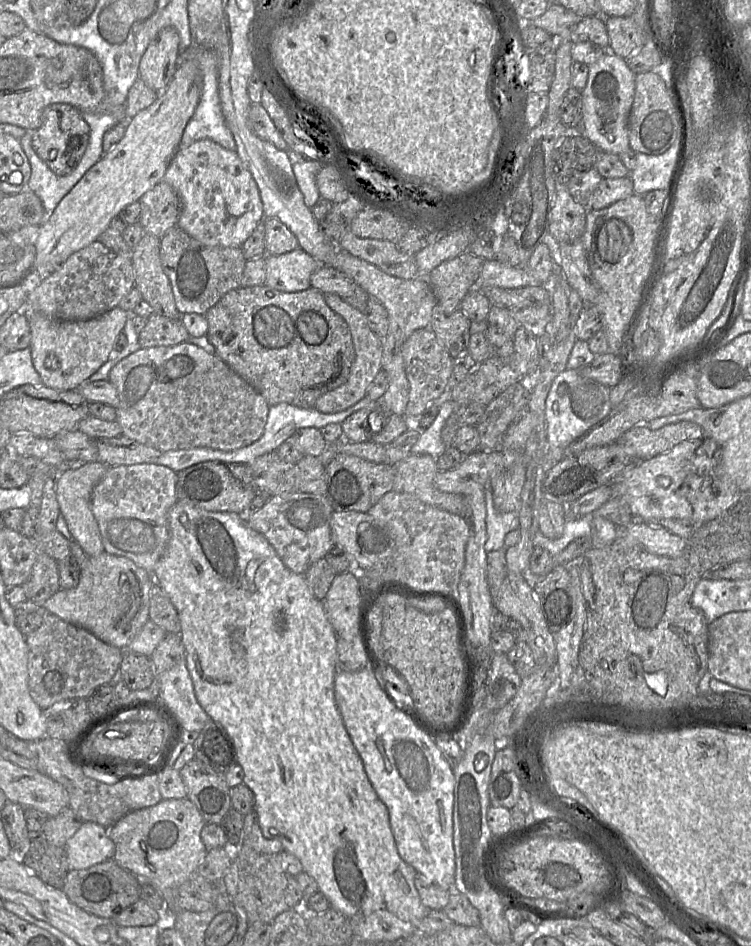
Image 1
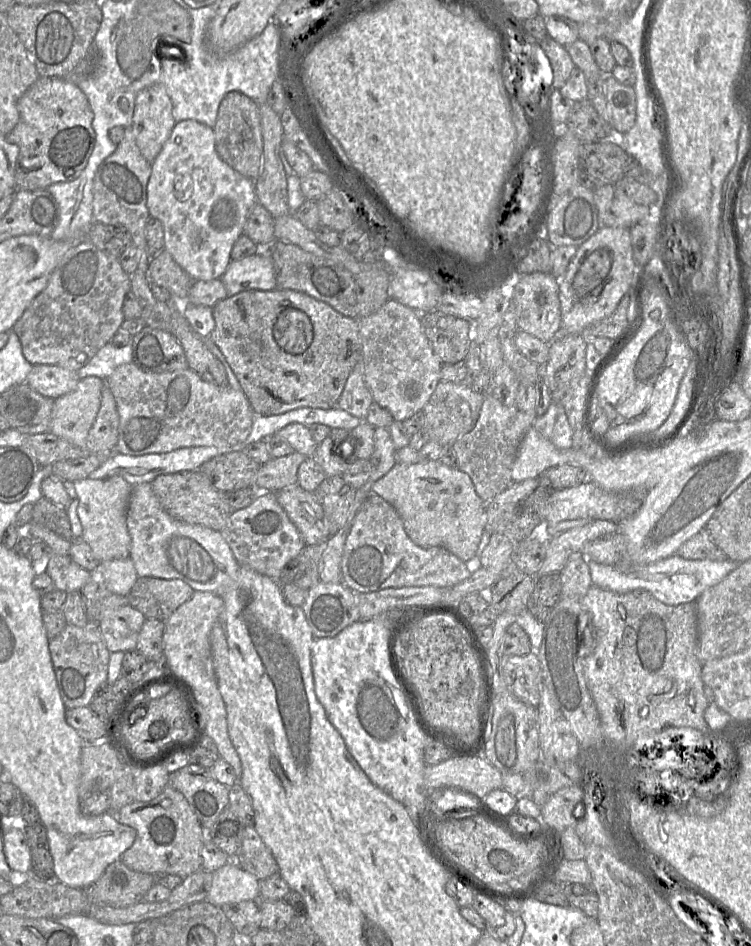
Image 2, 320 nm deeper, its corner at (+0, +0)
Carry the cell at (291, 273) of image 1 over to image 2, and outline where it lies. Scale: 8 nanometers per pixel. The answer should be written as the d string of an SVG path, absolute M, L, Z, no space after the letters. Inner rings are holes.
M264 249L242 259L231 260L220 279L228 296L248 290L278 288L273 259Z

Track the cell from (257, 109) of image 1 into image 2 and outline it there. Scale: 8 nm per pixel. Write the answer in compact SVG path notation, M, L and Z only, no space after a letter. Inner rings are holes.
M228 92L220 102L216 123L212 129L219 157L241 175L256 180L261 173L264 147L258 103L242 92Z

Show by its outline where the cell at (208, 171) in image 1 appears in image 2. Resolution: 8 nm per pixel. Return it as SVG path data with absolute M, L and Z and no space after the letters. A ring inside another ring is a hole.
M196 120L176 122L169 138L151 164L146 206L150 217L158 219L164 230L164 250L193 281L220 279L231 261L231 250L240 235L251 208L258 202L255 180L227 165L217 154L213 129Z

